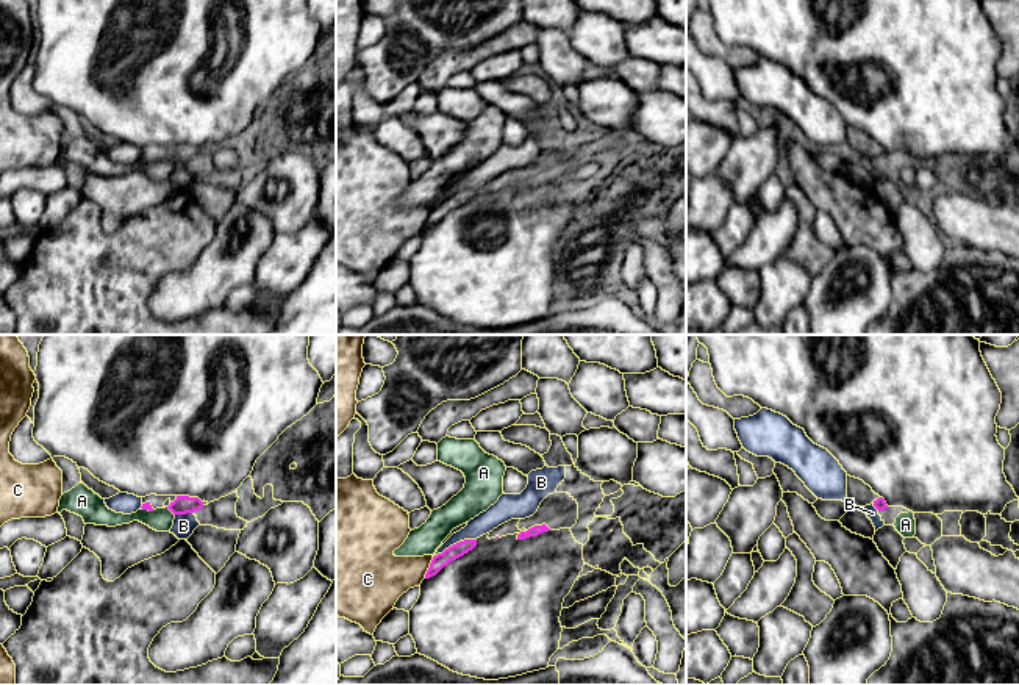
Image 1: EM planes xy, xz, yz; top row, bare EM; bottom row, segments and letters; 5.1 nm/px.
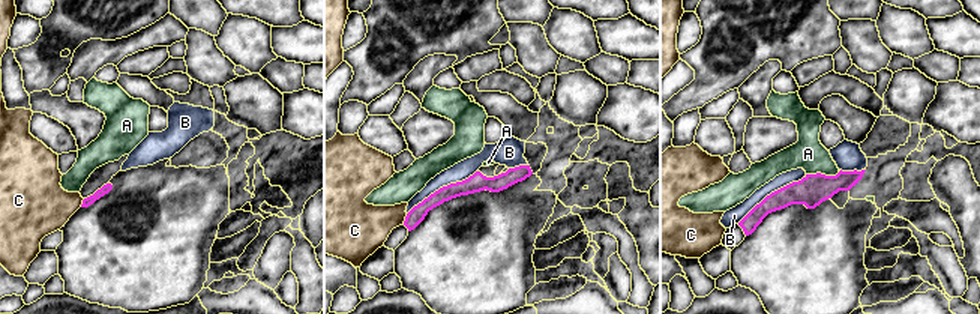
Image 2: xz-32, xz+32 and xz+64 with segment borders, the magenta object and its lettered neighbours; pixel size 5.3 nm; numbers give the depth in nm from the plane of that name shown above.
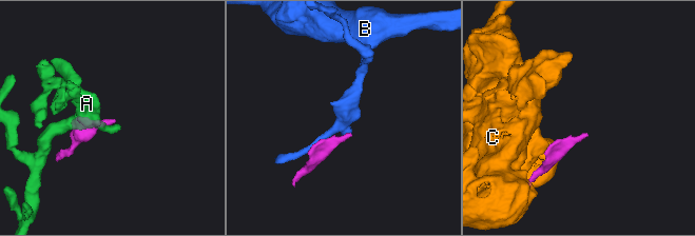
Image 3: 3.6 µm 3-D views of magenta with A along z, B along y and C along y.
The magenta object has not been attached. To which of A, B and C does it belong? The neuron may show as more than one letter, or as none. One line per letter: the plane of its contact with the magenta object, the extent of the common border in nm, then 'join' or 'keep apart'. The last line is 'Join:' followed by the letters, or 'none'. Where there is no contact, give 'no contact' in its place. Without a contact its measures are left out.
A: xy | 60 nm | keep apart
B: xz | 240 nm | keep apart
C: xz | 120 nm | keep apart
Join: none

